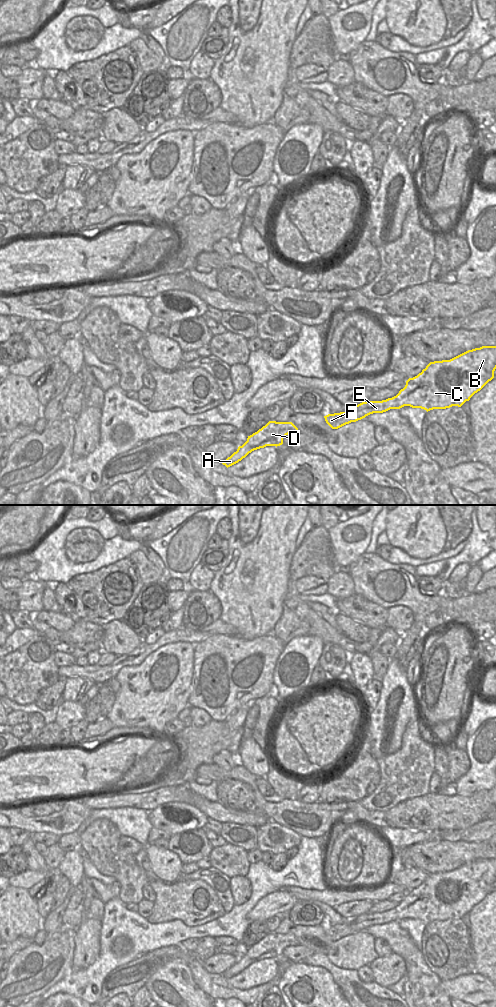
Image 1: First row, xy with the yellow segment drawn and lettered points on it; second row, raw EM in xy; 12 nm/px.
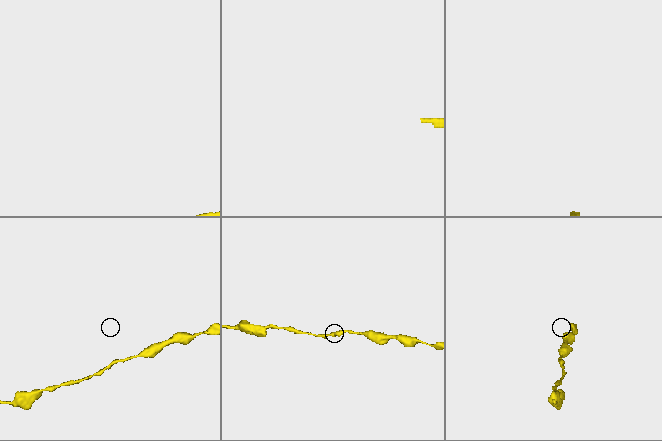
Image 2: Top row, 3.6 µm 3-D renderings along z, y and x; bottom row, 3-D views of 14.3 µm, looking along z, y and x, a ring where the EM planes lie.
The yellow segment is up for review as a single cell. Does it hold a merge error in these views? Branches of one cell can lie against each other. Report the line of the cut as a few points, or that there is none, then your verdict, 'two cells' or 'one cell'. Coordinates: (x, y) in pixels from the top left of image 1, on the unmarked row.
no cut | one cell

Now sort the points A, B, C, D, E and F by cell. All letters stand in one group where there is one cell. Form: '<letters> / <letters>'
A B C D E F

